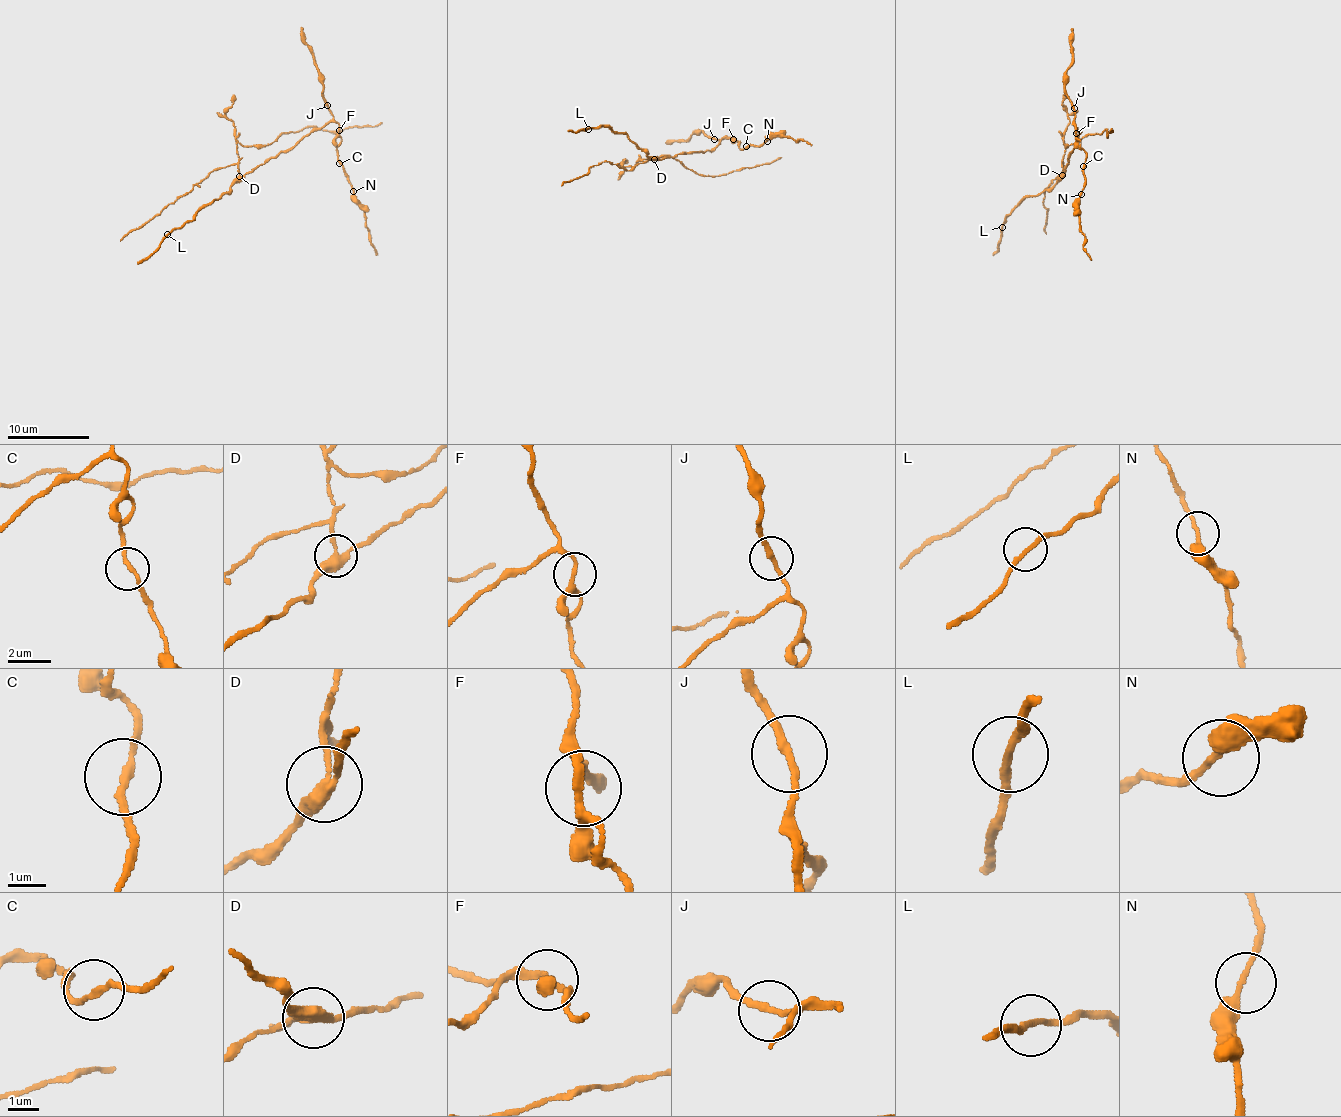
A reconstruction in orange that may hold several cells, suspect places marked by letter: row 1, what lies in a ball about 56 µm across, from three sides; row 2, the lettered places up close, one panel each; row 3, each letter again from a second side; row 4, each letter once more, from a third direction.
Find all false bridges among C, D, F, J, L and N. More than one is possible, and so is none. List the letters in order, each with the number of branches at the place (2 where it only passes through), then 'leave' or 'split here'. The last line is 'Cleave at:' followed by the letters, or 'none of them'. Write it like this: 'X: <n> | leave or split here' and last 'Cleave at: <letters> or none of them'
C: 2 | leave
D: 3 | split here
F: 3 | leave
J: 2 | leave
L: 2 | leave
N: 2 | leave
Cleave at: D

